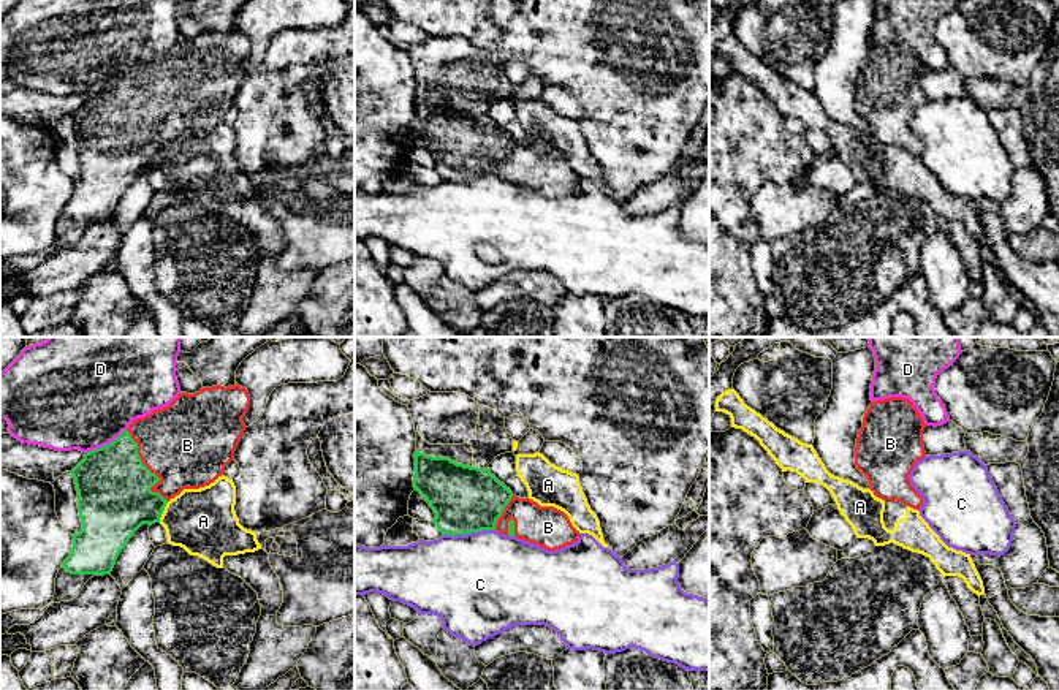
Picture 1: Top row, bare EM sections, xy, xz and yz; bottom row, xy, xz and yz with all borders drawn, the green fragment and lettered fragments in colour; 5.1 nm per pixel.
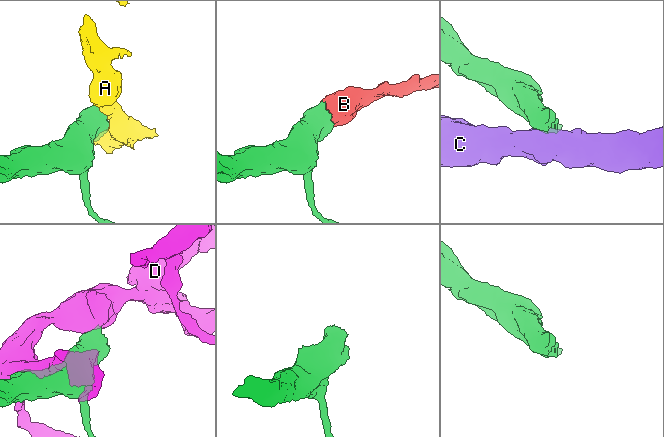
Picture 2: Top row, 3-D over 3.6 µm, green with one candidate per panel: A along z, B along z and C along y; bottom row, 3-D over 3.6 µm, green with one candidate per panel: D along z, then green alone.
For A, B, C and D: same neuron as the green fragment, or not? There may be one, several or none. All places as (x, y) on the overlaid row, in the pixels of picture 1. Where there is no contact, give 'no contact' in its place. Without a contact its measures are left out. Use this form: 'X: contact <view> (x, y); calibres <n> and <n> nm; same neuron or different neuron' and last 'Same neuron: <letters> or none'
A: contact xy (163, 510); calibres 360 and 340 nm; different neuron
B: contact xy (148, 469); calibres 380 and 440 nm; same neuron
C: contact xz (469, 532); calibres 340 and 500 nm; different neuron
D: contact xy (105, 445); calibres 380 and 500 nm; different neuron
Same neuron: B

